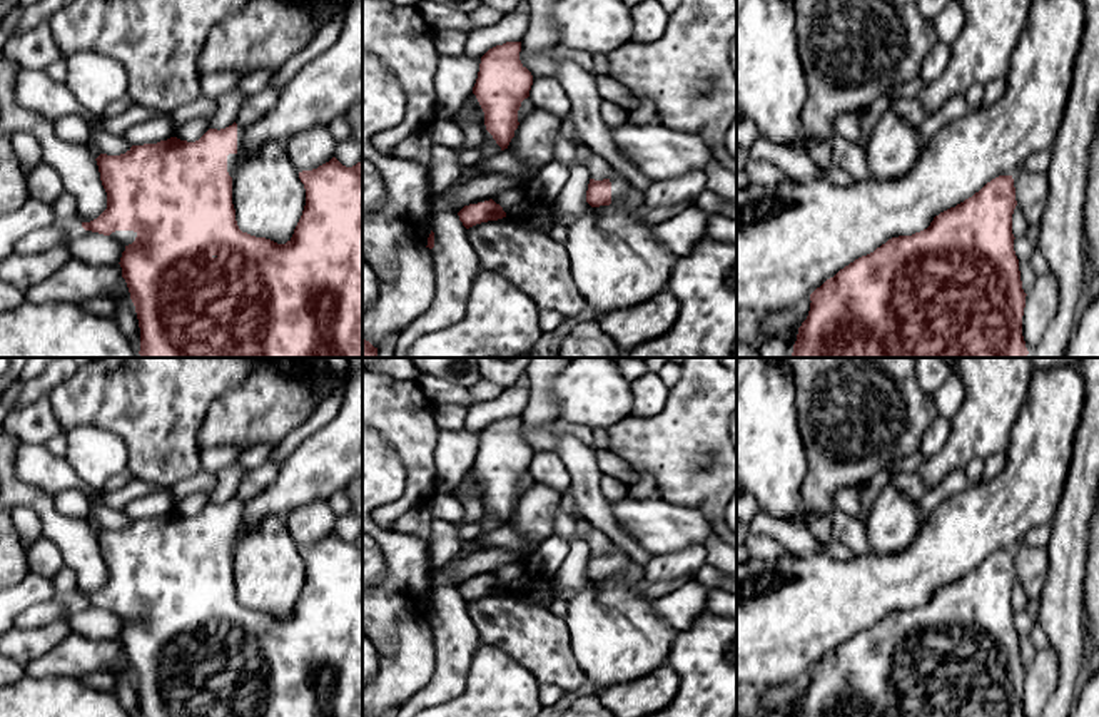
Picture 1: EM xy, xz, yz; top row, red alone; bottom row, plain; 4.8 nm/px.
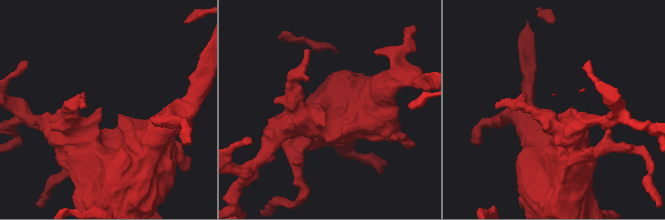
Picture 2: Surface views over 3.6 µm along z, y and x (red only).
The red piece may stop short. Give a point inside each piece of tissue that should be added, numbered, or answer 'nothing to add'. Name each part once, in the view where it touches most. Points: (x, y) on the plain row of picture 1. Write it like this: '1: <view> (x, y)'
1: xy (232, 532)
2: xy (126, 612)

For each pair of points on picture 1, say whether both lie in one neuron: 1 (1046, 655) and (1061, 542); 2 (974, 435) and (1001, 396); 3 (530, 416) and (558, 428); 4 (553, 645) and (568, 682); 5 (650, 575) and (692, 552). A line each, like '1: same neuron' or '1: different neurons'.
1: different neurons
2: same neuron
3: different neurons
4: same neuron
5: same neuron

